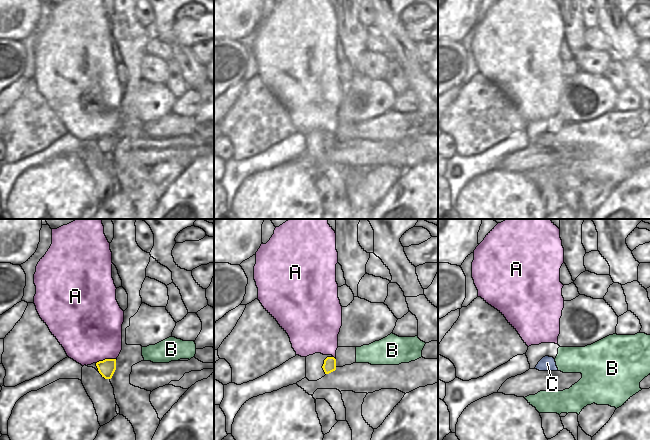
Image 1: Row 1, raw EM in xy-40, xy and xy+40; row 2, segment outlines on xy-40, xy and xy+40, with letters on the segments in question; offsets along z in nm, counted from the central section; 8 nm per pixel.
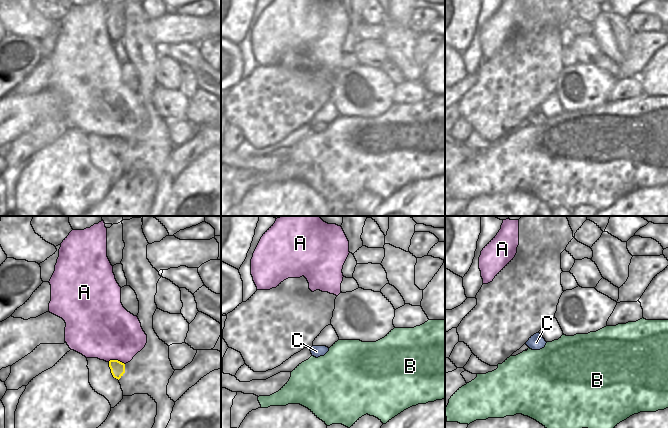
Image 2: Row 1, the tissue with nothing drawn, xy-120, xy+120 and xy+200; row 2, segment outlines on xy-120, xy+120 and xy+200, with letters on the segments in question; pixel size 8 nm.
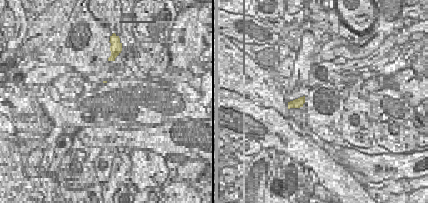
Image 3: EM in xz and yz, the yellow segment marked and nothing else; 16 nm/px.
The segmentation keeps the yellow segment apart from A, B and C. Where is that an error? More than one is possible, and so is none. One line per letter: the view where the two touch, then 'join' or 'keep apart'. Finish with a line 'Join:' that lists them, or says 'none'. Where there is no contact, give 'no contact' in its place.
A: contact in xy-40; keep apart
B: no contact; keep apart
C: no contact; join
Join: C

